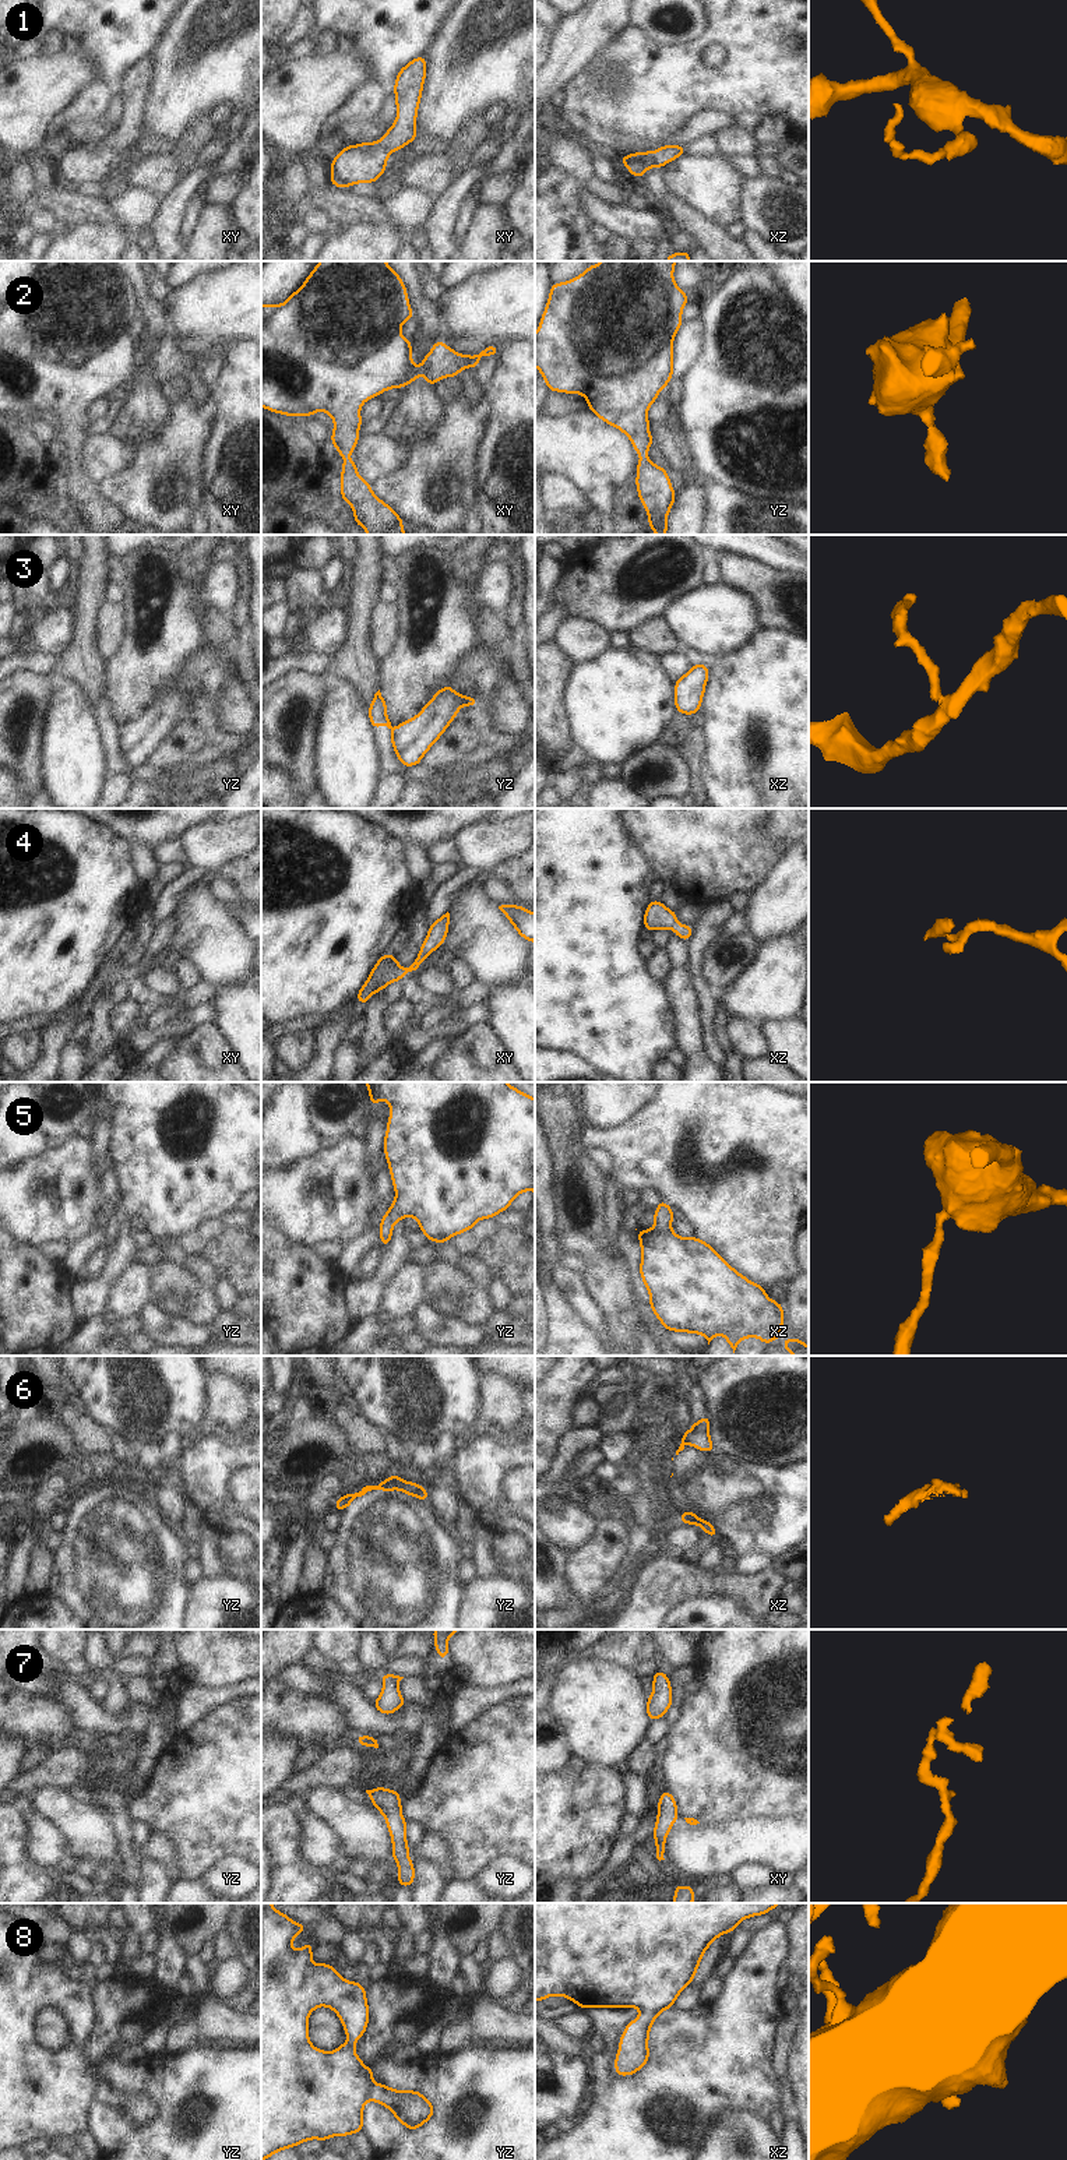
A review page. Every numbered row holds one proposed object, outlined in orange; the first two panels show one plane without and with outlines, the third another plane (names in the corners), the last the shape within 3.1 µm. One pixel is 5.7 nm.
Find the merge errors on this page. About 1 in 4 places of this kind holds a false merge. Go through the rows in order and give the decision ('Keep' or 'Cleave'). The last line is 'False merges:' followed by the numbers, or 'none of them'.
1: Keep
2: Keep
3: Cleave
4: Keep
5: Keep
6: Cleave
7: Keep
8: Keep
False merges: 3, 6.

